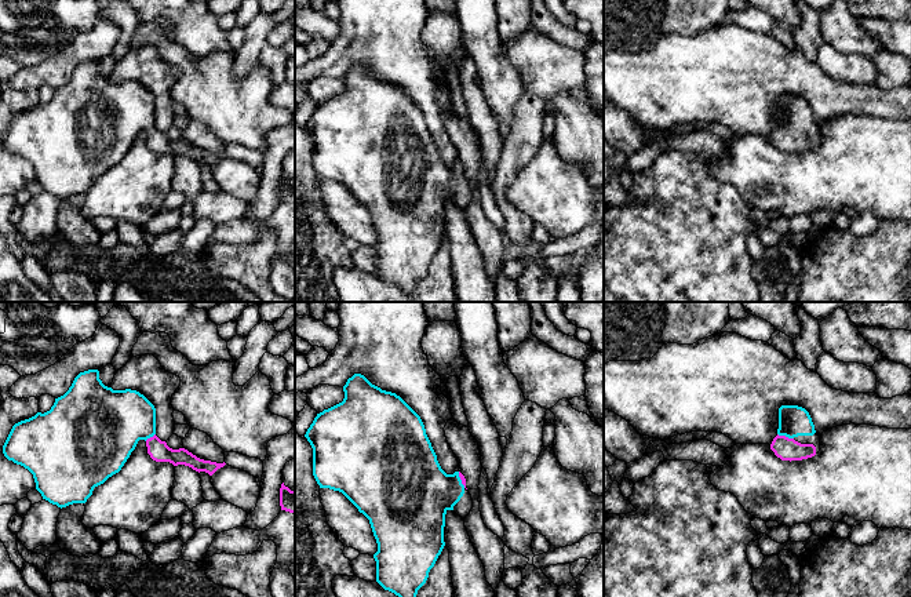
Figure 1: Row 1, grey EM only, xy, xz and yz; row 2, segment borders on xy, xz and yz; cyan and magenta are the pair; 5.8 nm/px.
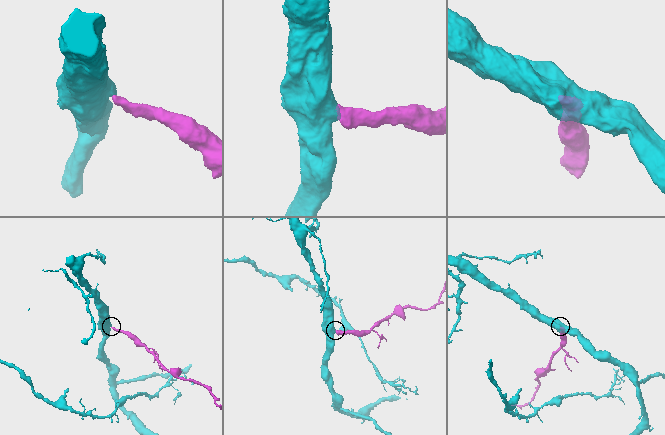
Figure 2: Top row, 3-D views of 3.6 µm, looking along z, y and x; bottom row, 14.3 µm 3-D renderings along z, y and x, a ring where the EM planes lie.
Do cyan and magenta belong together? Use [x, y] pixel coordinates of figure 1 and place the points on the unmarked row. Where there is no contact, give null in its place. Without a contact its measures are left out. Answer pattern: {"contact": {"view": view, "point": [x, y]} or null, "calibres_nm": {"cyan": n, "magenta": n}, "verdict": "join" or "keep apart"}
{"contact": {"view": "yz", "point": [786, 127]}, "calibres_nm": {"cyan": 180, "magenta": 130}, "verdict": "join"}

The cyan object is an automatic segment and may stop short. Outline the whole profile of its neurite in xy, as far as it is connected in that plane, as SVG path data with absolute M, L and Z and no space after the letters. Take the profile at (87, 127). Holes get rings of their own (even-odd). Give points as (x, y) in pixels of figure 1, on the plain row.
M98 61L80 63L69 81L55 90L50 102L15 114L3 145L33 165L43 190L62 200L85 194L95 178L121 161L139 131L146 132L147 145L156 153L185 156L209 167L226 156L200 150L185 139L170 139L156 127L154 97L136 81L105 77Z

